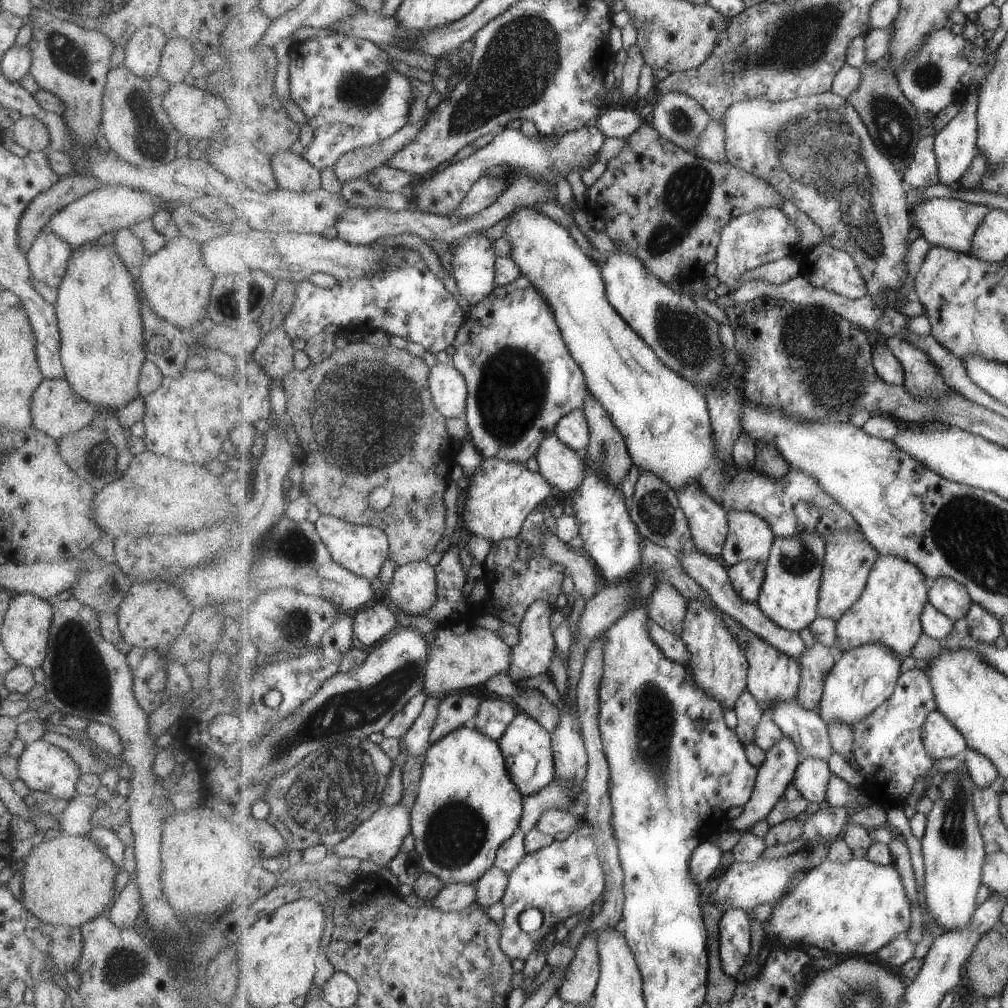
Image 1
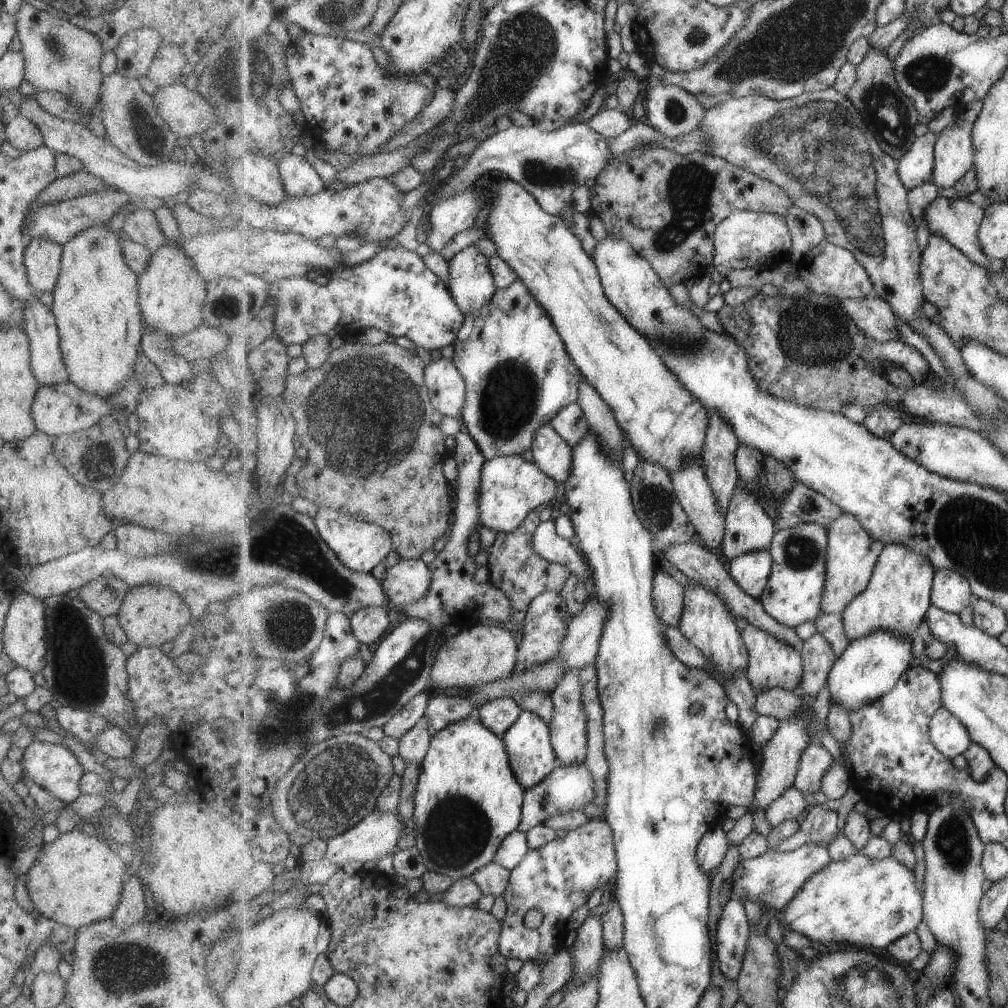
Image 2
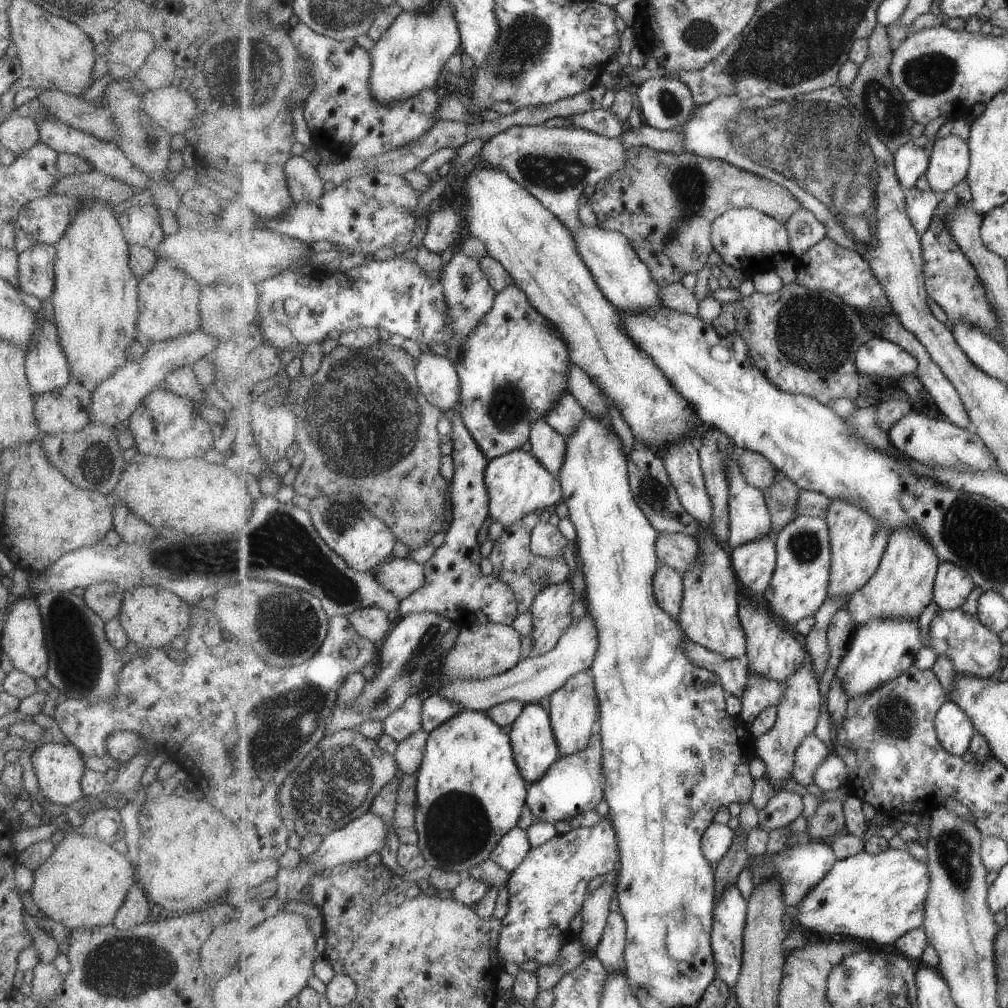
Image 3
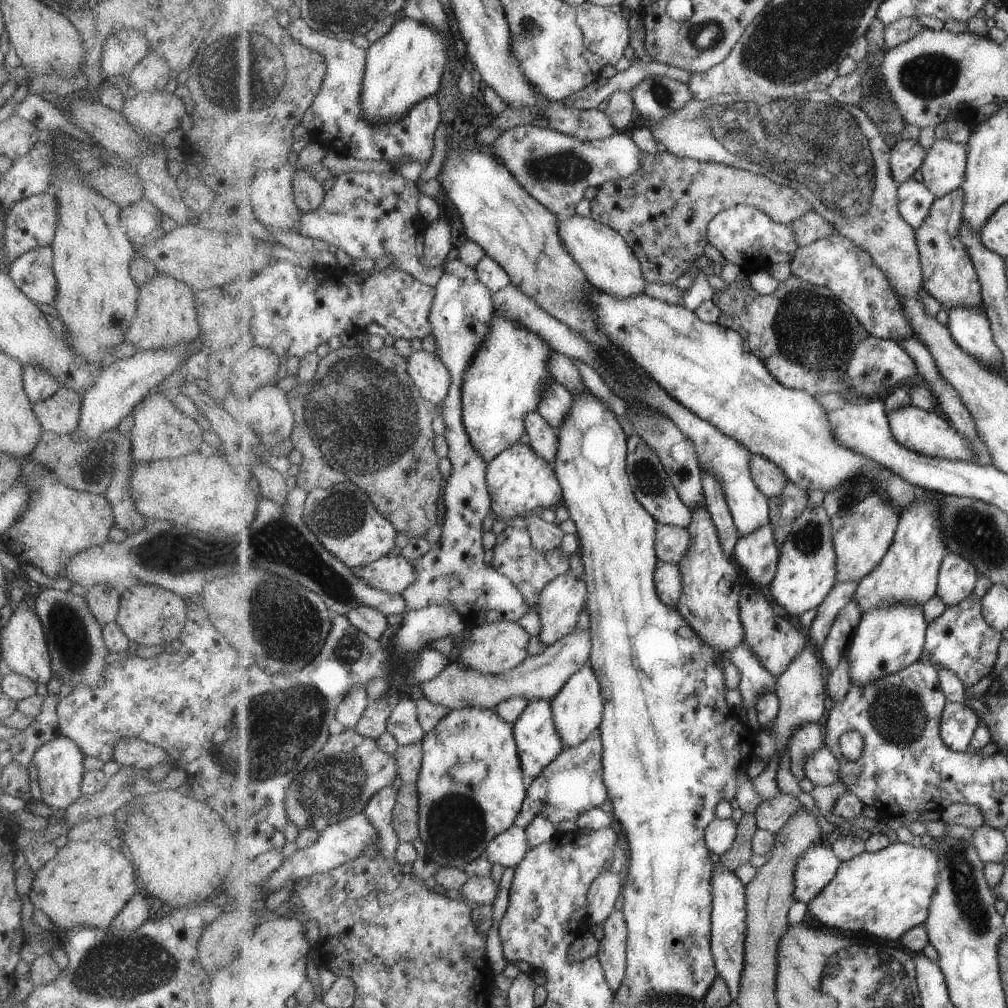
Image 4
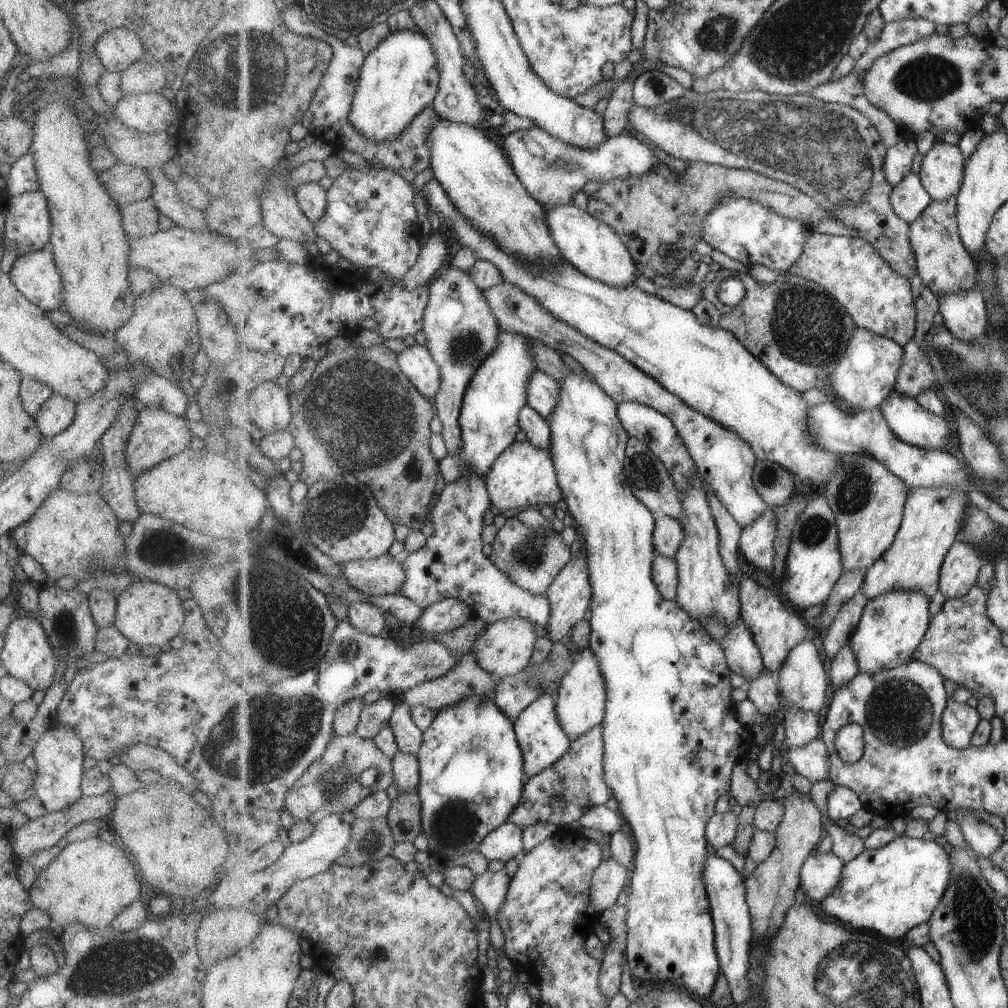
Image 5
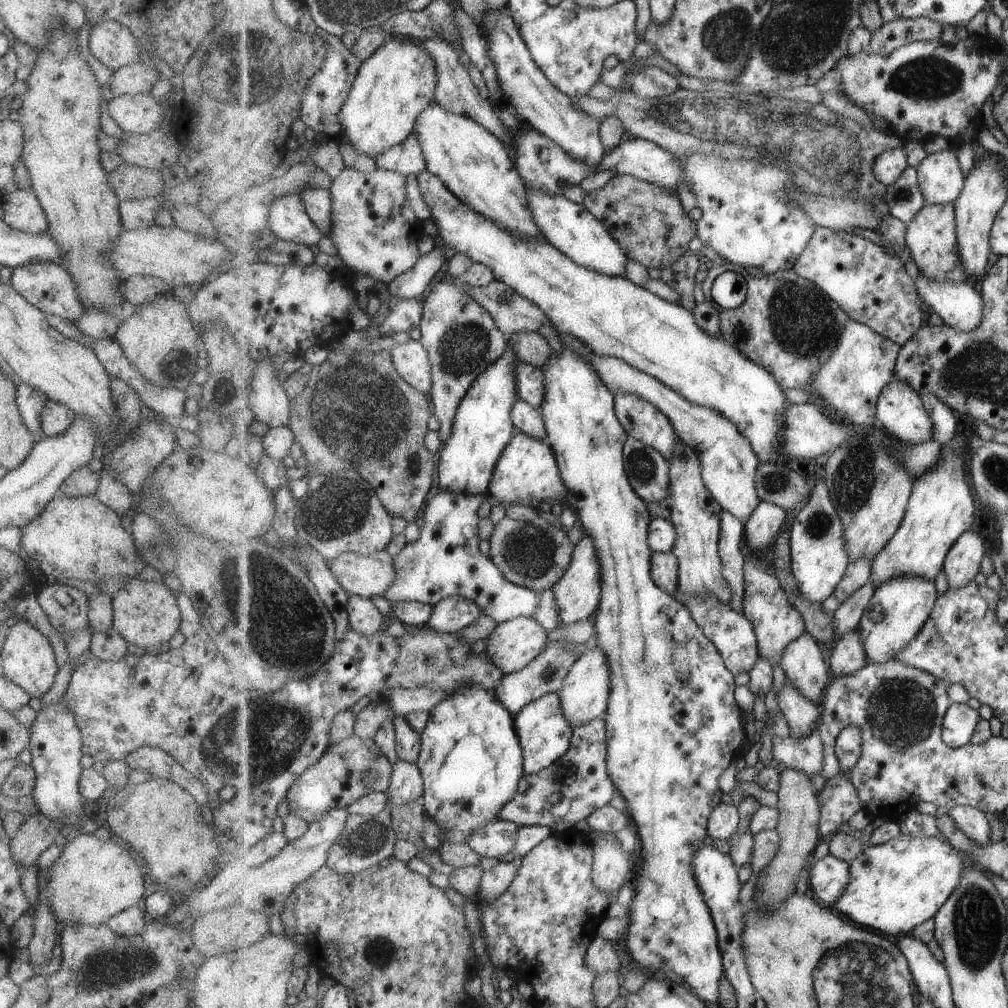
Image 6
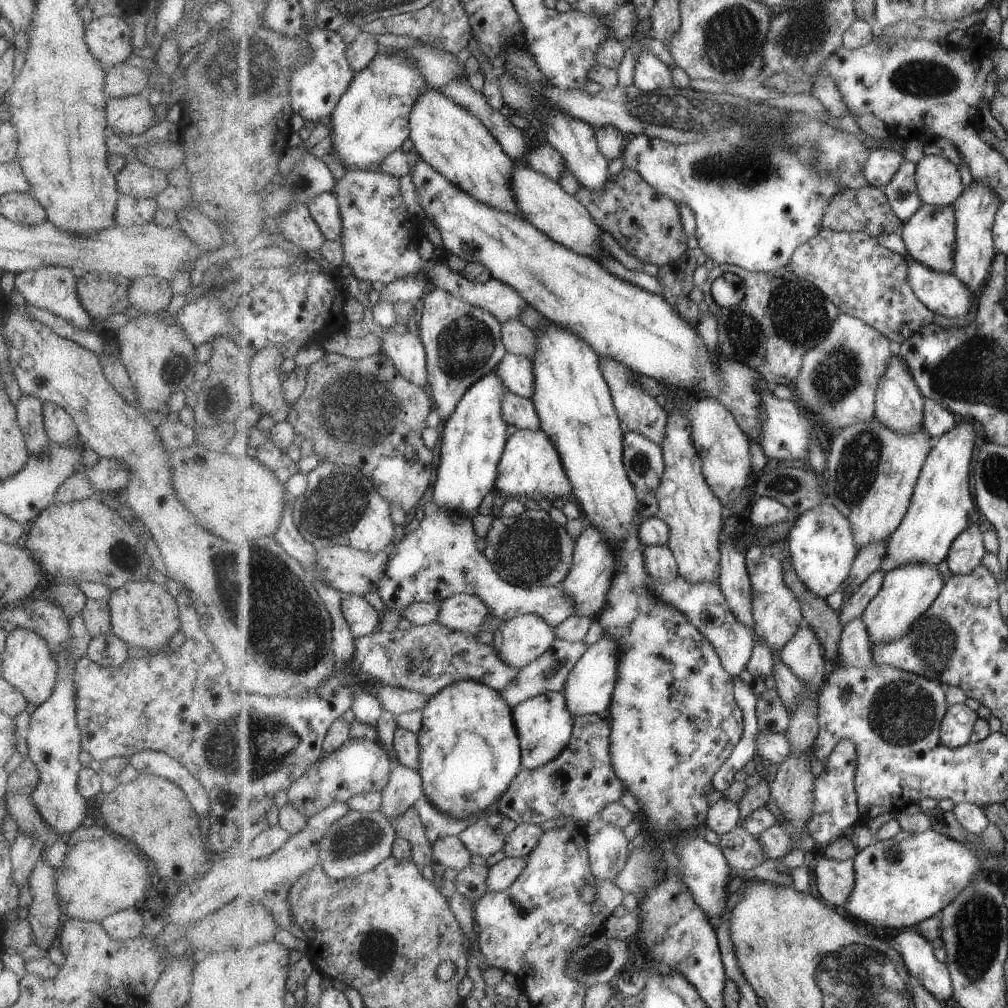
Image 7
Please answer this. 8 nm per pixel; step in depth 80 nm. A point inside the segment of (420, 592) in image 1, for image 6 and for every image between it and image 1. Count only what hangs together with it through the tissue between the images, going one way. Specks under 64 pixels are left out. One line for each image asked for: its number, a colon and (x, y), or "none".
2: (409, 581)
3: (403, 576)
4: (395, 574)
5: (386, 574)
6: (368, 576)

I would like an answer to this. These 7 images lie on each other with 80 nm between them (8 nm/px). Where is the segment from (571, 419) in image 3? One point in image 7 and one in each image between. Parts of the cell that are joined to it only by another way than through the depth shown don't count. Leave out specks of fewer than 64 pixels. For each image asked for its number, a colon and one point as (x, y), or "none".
4: (557, 401)
5: (544, 392)
6: (531, 380)
7: (516, 370)

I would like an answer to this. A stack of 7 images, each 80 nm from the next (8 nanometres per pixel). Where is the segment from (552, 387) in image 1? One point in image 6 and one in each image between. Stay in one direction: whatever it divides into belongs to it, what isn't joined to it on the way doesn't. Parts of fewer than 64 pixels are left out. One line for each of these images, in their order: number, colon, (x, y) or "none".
2: (519, 375)
3: (514, 370)
4: (506, 380)
5: (489, 419)
6: (484, 427)

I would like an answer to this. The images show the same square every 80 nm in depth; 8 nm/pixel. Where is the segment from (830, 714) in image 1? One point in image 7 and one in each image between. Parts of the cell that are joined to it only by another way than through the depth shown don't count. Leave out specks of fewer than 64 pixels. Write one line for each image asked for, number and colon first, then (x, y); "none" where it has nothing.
2: (871, 667)
3: (882, 649)
4: (887, 640)
5: (892, 626)
6: (899, 609)
7: (908, 591)

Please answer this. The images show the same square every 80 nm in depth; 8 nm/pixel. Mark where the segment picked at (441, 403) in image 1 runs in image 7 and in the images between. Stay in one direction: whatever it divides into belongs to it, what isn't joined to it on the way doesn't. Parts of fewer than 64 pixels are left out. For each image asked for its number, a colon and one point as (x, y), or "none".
2: (445, 382)
3: (438, 376)
4: (429, 371)
5: (417, 362)
6: (413, 361)
7: (408, 352)

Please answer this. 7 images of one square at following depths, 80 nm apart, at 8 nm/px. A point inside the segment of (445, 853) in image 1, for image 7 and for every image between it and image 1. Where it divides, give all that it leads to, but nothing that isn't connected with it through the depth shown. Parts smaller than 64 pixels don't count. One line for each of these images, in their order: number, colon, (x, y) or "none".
2: (468, 800)
3: (471, 793)
4: (460, 814)
5: (457, 815)
6: (460, 801)
7: (490, 763)

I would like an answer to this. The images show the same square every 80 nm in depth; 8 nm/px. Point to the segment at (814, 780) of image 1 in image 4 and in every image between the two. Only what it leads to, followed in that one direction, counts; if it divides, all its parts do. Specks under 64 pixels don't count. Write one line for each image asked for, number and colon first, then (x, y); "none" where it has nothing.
2: (816, 760)
3: (813, 751)
4: (809, 740)

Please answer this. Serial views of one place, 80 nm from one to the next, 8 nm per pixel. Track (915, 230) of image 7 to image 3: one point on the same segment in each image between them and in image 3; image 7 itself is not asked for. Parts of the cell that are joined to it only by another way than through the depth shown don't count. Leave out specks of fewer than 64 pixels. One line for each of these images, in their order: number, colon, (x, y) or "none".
3: (953, 282)
4: (950, 276)
5: (945, 266)
6: (932, 235)

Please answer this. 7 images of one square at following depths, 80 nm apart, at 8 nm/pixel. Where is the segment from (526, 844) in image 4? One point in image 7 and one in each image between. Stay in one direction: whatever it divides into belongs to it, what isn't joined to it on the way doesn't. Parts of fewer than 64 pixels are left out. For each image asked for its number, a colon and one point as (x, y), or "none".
5: (506, 842)
6: (499, 837)
7: (484, 837)

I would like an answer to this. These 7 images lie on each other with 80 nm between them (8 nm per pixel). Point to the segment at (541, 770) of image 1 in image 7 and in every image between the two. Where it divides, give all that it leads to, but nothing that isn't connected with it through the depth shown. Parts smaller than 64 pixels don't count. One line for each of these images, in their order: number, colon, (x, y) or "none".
2: (529, 742)
3: (536, 747)
4: (539, 742)
5: (544, 741)
6: (545, 733)
7: (545, 725)

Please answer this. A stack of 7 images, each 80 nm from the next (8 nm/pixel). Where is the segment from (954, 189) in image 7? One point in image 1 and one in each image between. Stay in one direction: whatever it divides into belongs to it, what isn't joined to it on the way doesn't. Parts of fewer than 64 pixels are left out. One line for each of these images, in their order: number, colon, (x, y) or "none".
1: (956, 145)
2: (955, 153)
3: (950, 163)
4: (944, 170)
5: (943, 169)
6: (941, 179)

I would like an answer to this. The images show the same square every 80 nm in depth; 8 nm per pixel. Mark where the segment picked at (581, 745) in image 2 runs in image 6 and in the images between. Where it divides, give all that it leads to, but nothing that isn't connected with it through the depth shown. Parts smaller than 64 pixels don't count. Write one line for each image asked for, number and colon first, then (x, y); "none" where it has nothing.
3: (575, 707)
4: (578, 708)
5: (582, 698)
6: (585, 696)

